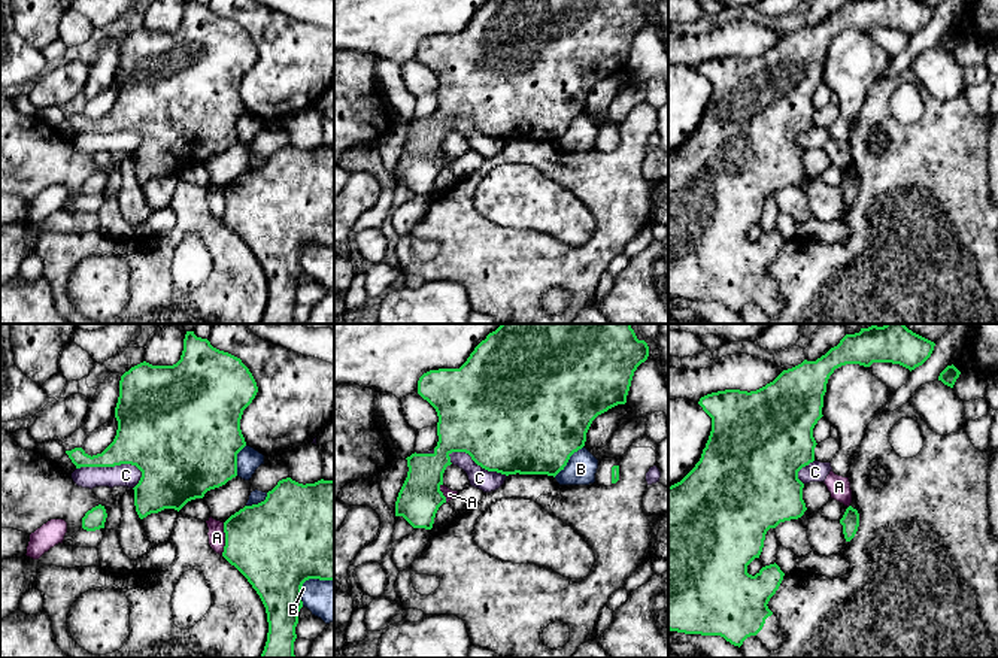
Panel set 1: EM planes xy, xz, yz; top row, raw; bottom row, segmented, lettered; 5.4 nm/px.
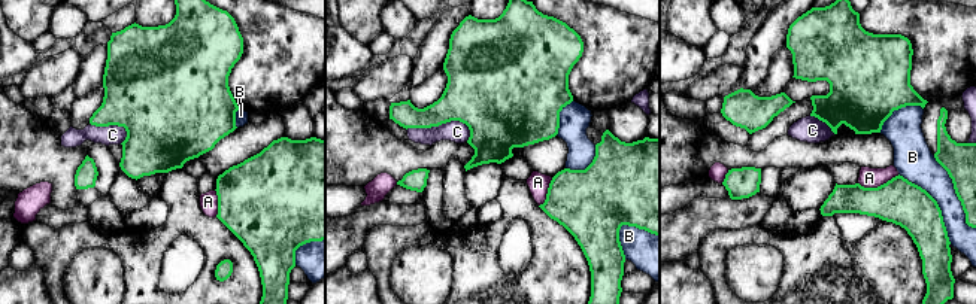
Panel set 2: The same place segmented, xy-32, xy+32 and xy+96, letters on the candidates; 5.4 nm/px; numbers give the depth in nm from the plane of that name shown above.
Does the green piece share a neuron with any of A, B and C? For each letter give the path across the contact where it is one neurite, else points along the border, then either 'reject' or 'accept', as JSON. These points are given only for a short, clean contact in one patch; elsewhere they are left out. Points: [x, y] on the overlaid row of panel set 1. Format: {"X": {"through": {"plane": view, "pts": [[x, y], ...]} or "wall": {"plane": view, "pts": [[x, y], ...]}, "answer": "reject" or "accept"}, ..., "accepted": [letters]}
{"A": {"answer": "reject"}, "B": {"answer": "reject"}, "C": {"answer": "reject"}, "accepted": []}

